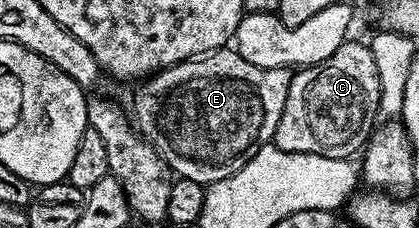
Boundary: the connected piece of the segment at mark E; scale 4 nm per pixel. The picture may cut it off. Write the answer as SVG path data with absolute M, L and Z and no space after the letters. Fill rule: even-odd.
M220 50L218 52L208 52L206 56L198 57L194 60L186 60L180 64L174 64L171 68L162 68L154 76L146 77L142 82L134 85L135 93L131 96L131 108L129 107L129 119L136 132L148 140L157 150L157 154L167 163L176 177L184 176L193 182L204 186L216 184L218 180L229 178L241 170L257 154L257 150L268 147L274 141L277 122L281 122L281 110L285 110L285 98L289 94L292 73L285 68L262 68L253 66L253 62L245 62L241 54L234 50Z

